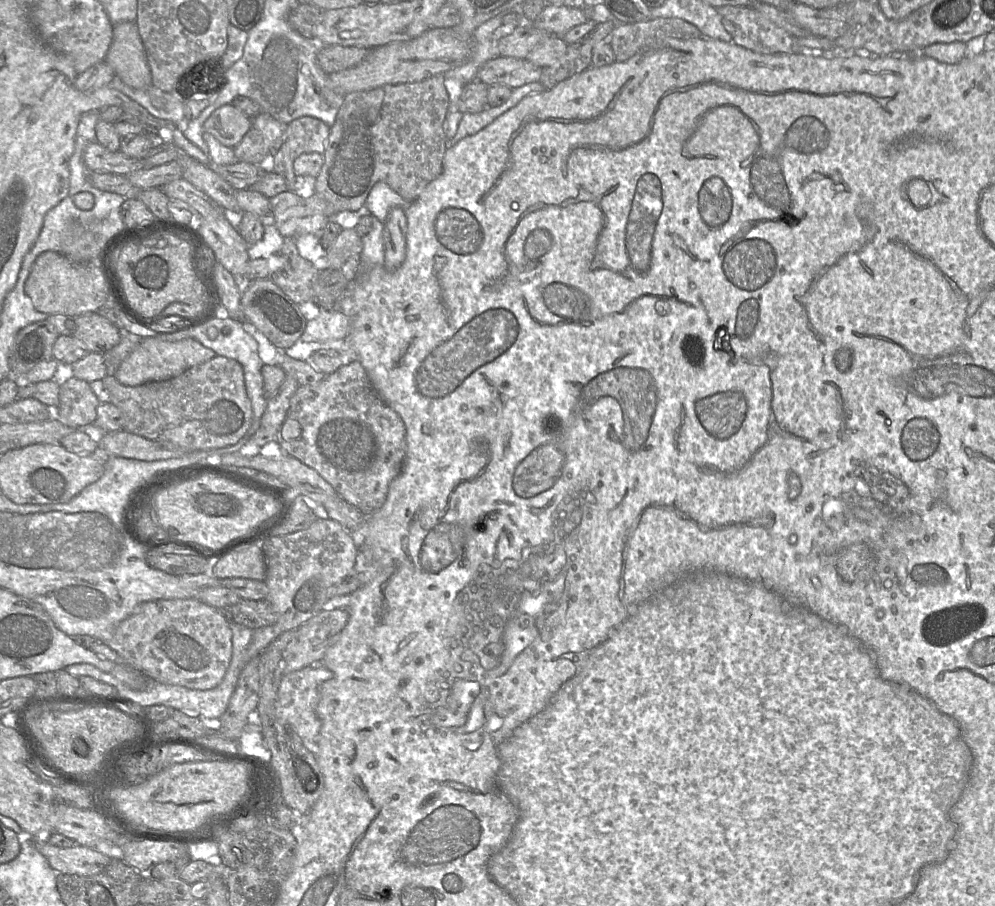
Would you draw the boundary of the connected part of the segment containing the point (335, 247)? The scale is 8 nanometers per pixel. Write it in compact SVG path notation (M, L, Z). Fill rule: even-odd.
M343 229L327 249L328 267L340 270L346 279L353 281L358 273L362 238L355 229Z

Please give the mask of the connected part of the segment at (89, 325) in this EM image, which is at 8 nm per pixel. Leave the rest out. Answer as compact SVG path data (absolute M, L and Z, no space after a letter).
M85 313L75 318L72 337L86 350L104 354L121 341L120 330L99 314Z

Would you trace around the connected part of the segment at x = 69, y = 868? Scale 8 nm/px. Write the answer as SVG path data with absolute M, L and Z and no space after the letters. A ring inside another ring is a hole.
M35 838L34 842L56 873L94 875L102 871L112 860L109 856L87 846L57 847L45 839Z

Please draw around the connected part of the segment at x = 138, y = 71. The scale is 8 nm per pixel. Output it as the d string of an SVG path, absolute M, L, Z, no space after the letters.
M120 22L112 28L112 40L104 60L126 85L134 89L152 86L152 76L147 64L145 49L136 22Z

